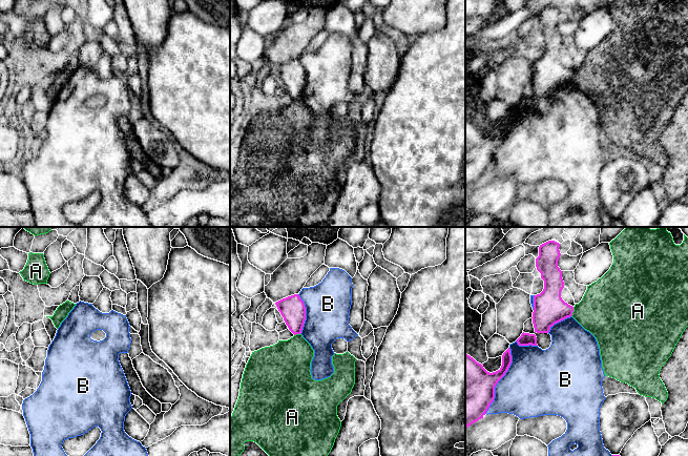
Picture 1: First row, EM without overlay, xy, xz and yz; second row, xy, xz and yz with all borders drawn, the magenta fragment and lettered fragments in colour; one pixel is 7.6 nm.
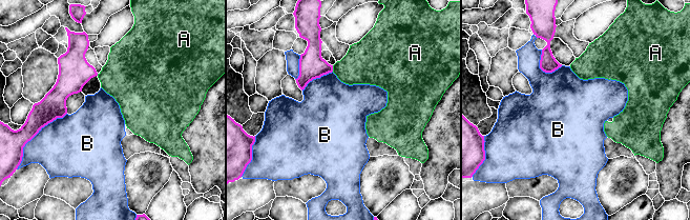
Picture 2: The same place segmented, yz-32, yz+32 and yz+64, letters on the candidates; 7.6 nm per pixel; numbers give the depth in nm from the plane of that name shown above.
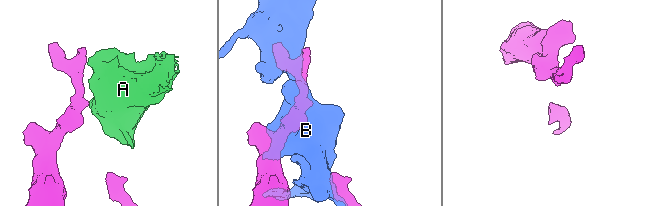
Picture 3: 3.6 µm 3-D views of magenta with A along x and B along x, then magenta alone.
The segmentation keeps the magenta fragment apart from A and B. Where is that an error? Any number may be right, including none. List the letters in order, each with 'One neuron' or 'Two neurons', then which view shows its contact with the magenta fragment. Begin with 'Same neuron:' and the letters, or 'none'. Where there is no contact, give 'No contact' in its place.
Same neuron: none
A: Two neurons. Touches magenta in yz
B: Two neurons. Touches magenta in yz

